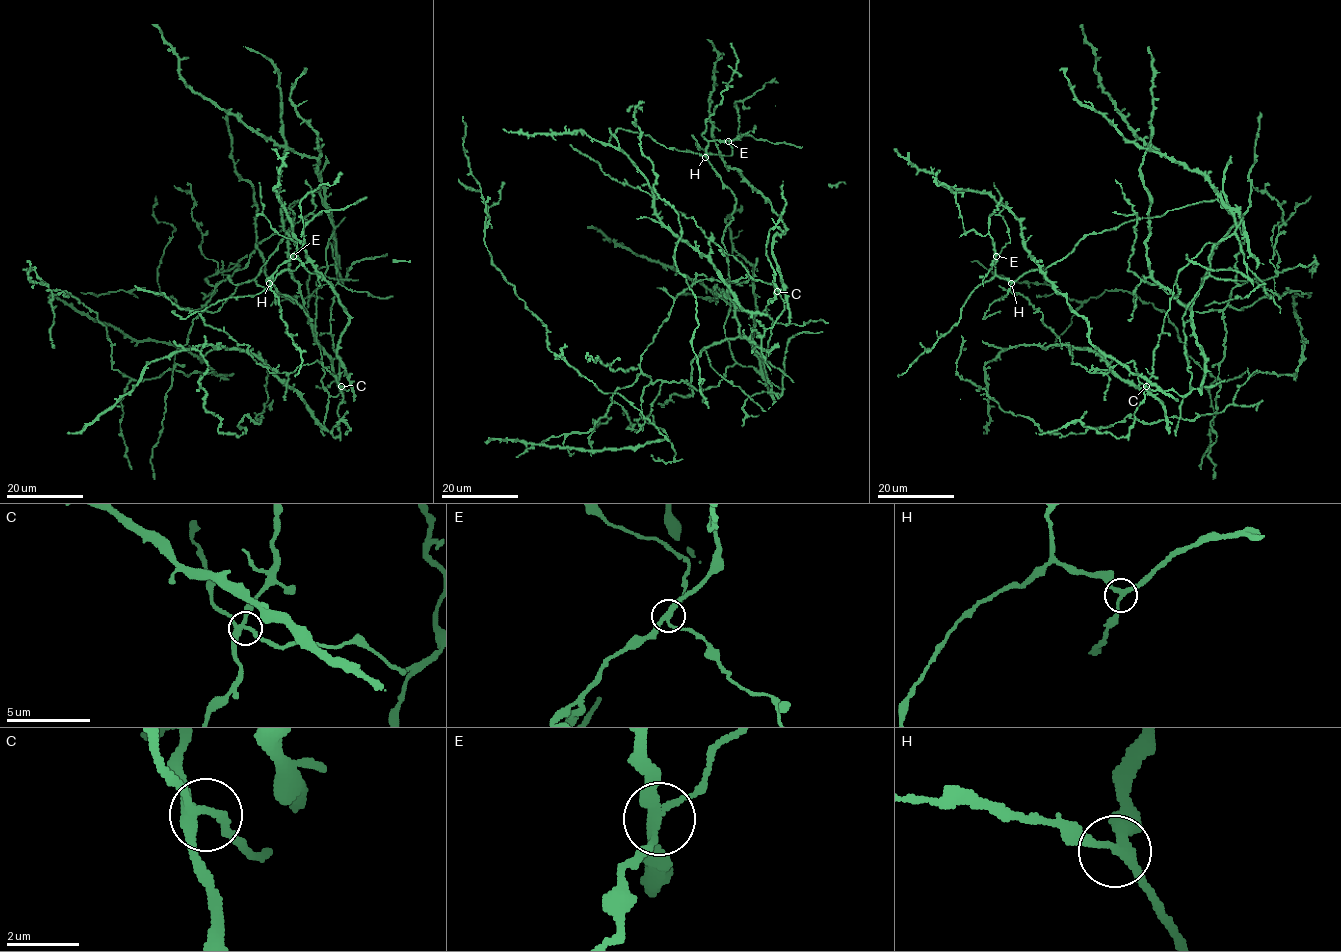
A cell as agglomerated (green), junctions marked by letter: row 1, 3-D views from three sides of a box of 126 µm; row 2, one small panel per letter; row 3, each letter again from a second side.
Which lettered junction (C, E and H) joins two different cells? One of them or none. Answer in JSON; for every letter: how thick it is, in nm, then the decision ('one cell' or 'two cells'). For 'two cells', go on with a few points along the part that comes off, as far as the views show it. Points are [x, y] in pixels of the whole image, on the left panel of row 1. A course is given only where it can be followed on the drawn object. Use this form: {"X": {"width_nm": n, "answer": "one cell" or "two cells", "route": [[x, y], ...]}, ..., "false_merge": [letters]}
{"C": {"width_nm": 240, "answer": "one cell"}, "E": {"width_nm": 240, "answer": "two cells", "route": [[292, 255], [297, 245], [280, 235], [262, 214], [259, 182]]}, "H": {"width_nm": 240, "answer": "one cell"}, "false_merge": ["E"]}

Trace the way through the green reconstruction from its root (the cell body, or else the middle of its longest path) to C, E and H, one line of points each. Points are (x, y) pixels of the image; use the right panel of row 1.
C: (1219, 202), (1221, 192), (1236, 230), (1216, 243), (1208, 243), (1179, 273), (1154, 353), (1153, 376), (1146, 386)
E: (1219, 202), (1204, 200), (1086, 234), (1061, 259), (1013, 281), (996, 274), (996, 255)
H: (1219, 202), (1204, 200), (1086, 234), (1061, 259), (1044, 270), (1025, 273), (1011, 283)

